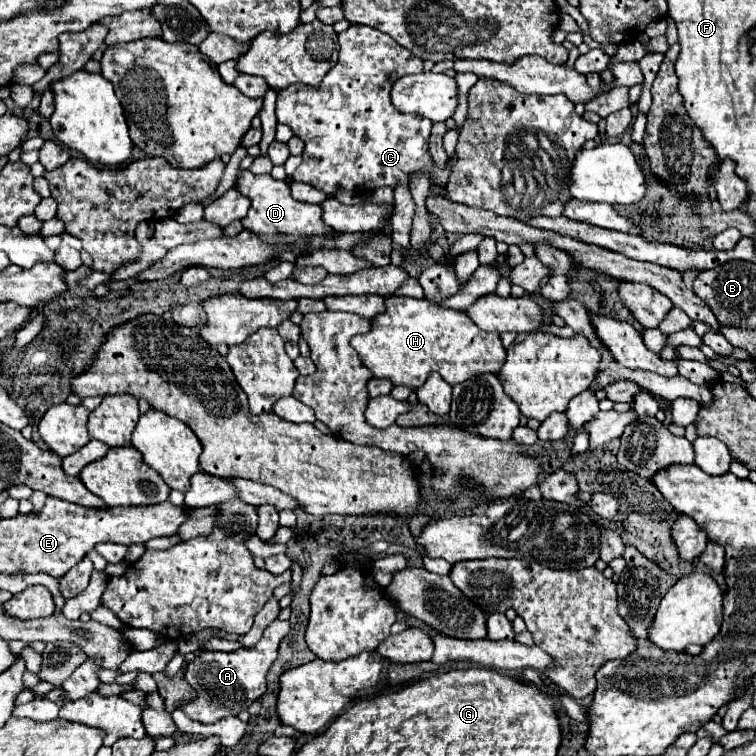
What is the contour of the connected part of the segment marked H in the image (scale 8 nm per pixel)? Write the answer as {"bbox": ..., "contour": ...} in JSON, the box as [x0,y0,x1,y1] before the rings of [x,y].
{"bbox":[352,298,506,388],"contour":[[[386,298],[386,312],[372,318],[372,330],[352,338],[362,364],[376,378],[390,378],[396,386],[420,388],[432,372],[438,372],[450,386],[472,376],[498,374],[506,360],[498,332],[480,330],[464,312],[450,310],[430,300]]]}

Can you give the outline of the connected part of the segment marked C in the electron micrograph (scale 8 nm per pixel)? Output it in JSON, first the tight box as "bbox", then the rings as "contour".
{"bbox":[276,26,432,196],"contour":[[[350,26],[346,32],[338,34],[340,42],[340,58],[334,70],[326,74],[320,88],[312,86],[288,86],[286,90],[278,90],[276,100],[276,118],[280,124],[288,124],[294,134],[304,140],[302,164],[292,174],[294,180],[312,184],[326,194],[334,196],[338,190],[350,190],[356,194],[372,194],[380,186],[396,186],[396,182],[408,184],[412,172],[426,168],[430,174],[432,160],[428,154],[428,136],[432,122],[416,116],[402,114],[394,108],[390,100],[392,84],[406,76],[422,72],[422,58],[414,58],[408,50],[402,50],[388,34],[372,28],[372,26]]]}

